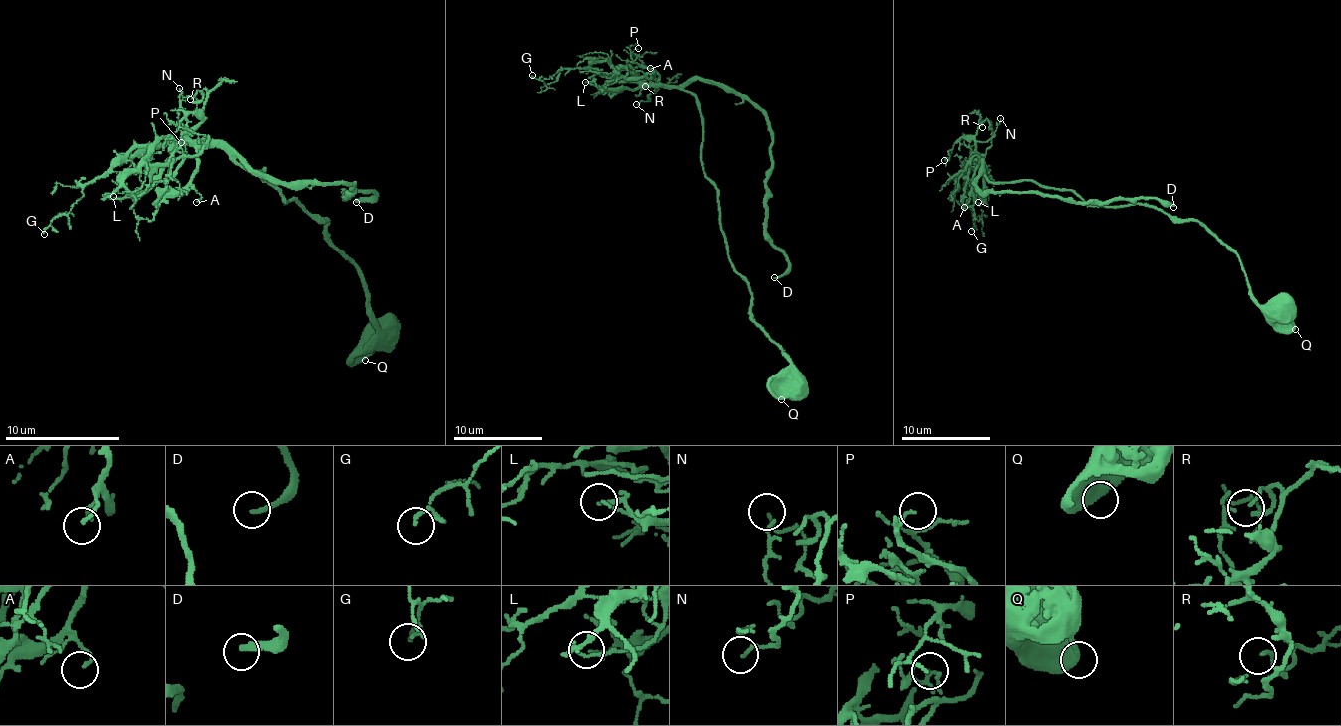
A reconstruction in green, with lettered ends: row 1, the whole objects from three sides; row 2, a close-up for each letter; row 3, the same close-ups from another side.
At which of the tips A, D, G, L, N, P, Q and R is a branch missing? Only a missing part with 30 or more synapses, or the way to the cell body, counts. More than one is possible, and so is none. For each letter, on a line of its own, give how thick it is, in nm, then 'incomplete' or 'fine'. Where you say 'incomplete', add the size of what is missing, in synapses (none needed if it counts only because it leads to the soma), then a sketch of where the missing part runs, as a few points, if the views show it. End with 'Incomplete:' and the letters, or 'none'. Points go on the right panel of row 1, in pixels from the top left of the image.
A: 110 nm thick; fine
D: 220 nm thick; incomplete; about 90 synapses; missing branch runs (1173, 207), (1169, 204), (1164, 213), (1131, 211), (1120, 224), (1120, 266), (1109, 302), (1109, 322), (1089, 342)
G: 90 nm thick; fine
L: 70 nm thick; fine
N: 110 nm thick; fine
P: 100 nm thick; fine
Q: 400 nm thick; fine
R: 120 nm thick; fine
Incomplete: D

